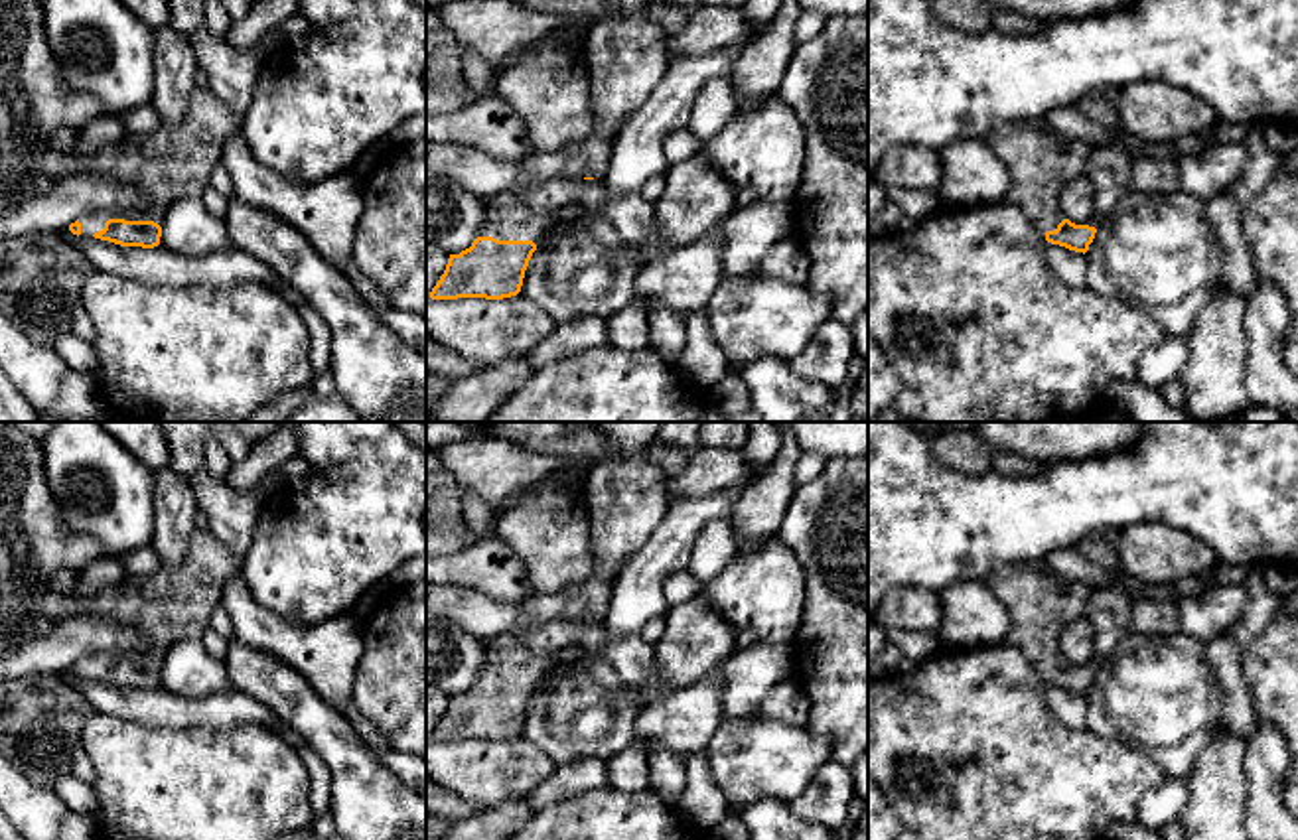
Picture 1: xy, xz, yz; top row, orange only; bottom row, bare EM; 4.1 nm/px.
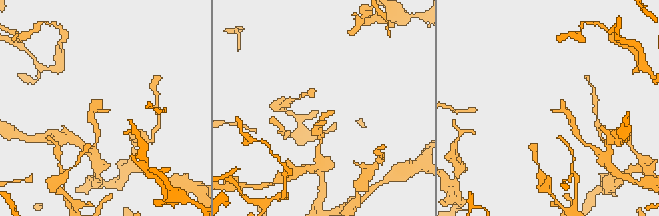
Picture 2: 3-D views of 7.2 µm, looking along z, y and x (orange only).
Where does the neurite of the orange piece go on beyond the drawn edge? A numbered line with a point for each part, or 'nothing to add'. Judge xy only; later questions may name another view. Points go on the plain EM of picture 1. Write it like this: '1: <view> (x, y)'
1: xy (174, 604)

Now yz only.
1: yz (1040, 602)

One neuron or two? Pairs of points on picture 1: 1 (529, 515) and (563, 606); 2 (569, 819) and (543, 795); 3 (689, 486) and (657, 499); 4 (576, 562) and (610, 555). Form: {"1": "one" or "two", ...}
{"1": "two", "2": "two", "3": "two", "4": "two"}

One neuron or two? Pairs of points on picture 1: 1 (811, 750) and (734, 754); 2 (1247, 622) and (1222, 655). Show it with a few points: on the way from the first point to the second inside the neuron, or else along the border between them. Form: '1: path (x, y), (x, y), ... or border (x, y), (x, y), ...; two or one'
1: path (792, 754), (754, 754); one
2: path (1245, 630), (1227, 647); one

